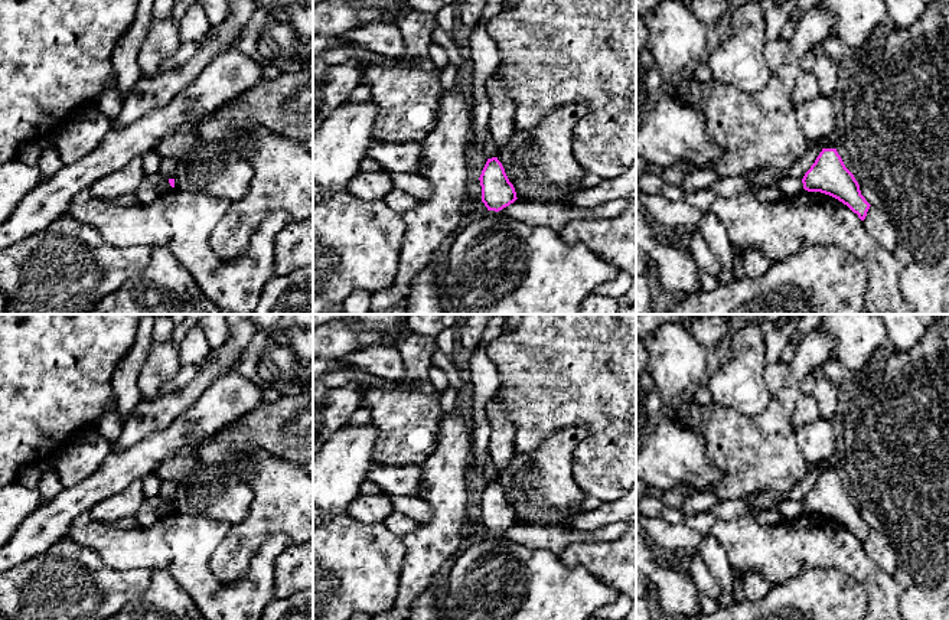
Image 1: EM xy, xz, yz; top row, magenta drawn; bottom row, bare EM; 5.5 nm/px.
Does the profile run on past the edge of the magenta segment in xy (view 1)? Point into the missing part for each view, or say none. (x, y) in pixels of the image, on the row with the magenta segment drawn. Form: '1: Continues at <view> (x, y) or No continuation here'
1: No continuation here

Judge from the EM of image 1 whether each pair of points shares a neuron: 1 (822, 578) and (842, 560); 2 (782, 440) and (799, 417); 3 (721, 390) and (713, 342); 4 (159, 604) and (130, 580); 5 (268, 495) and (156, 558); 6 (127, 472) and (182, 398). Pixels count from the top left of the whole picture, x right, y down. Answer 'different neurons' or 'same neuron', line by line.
1: different neurons
2: different neurons
3: different neurons
4: different neurons
5: different neurons
6: different neurons

